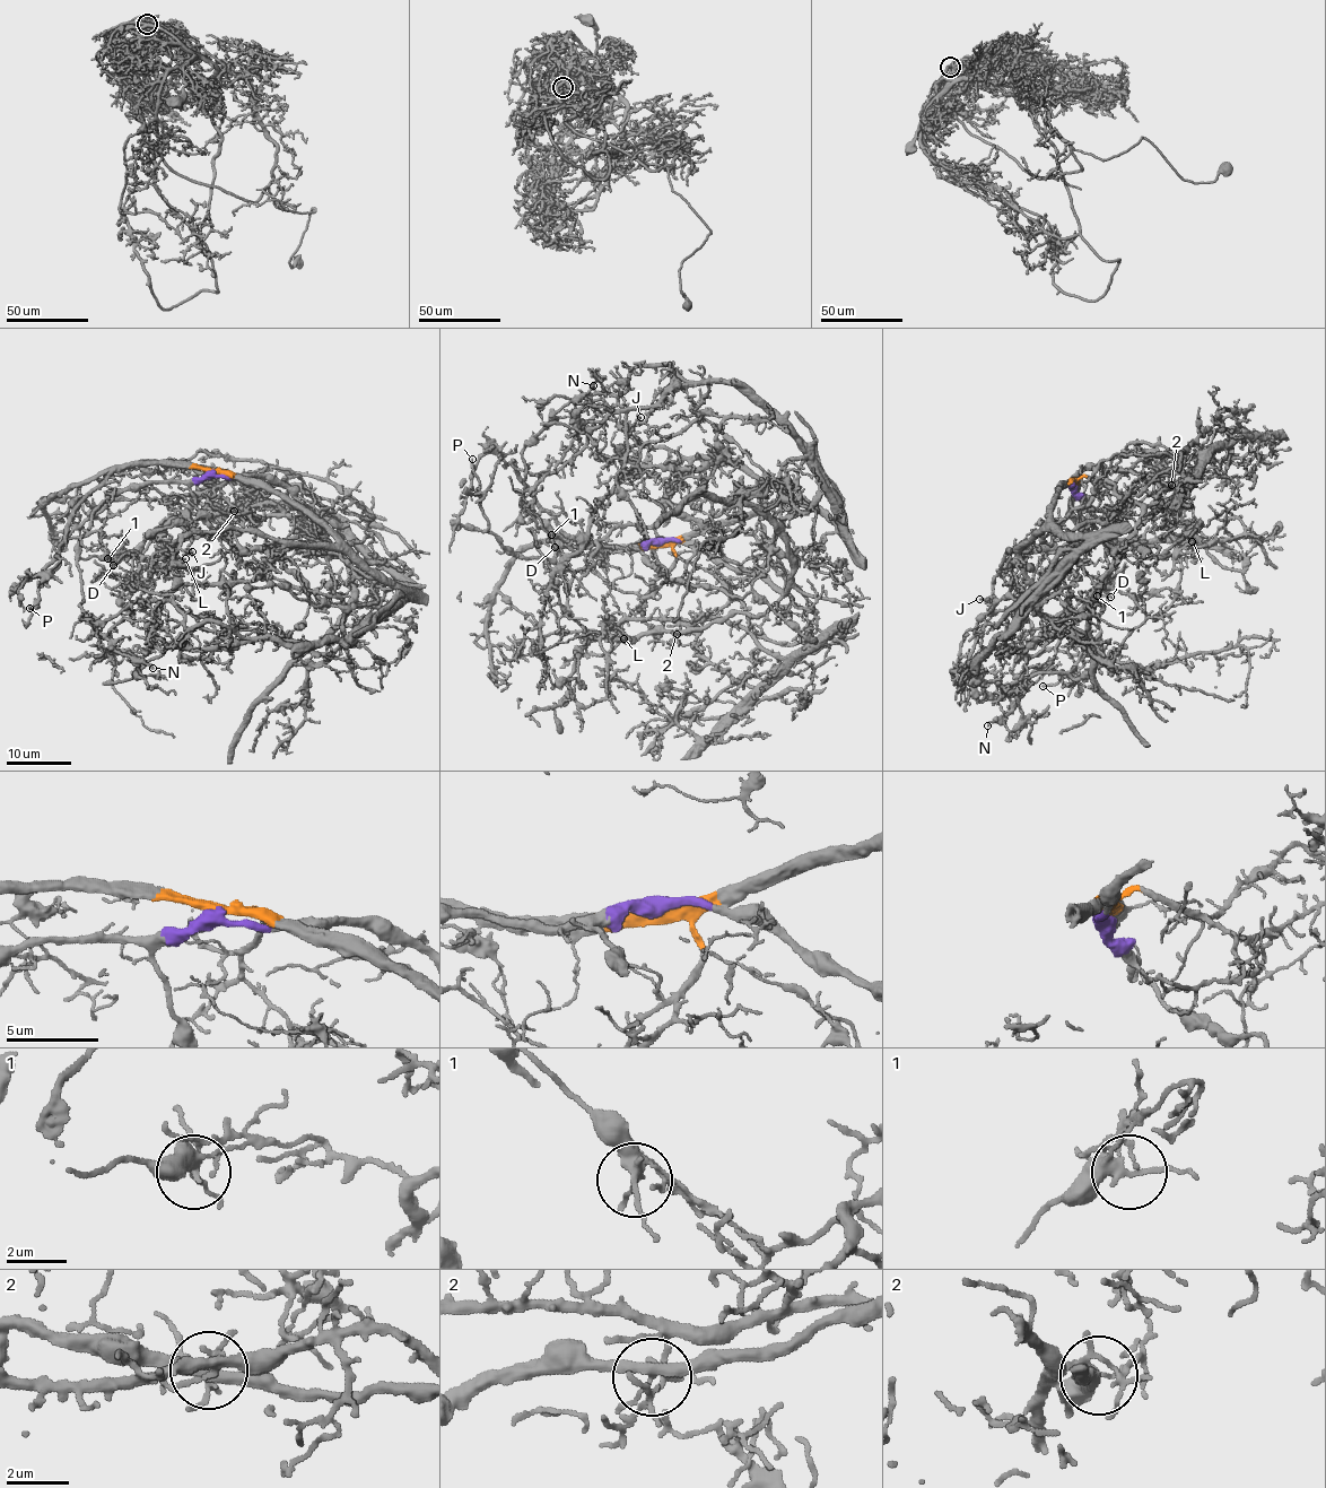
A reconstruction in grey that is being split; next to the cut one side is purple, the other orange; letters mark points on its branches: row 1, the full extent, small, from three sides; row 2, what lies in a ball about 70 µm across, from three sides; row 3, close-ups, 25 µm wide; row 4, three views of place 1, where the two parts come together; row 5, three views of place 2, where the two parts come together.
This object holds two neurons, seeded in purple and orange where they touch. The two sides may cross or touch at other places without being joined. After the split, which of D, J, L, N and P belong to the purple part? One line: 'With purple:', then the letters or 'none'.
With purple: D, N, P

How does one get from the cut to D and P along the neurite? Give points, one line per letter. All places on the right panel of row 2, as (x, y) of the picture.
D: (1072, 483), (1083, 507), (1084, 528), (1075, 548), (1078, 564), (1067, 598), (1069, 612), (1090, 597), (1110, 597)
P: (1072, 483), (1087, 528), (1102, 541), (1105, 608), (1100, 633), (1076, 667), (1043, 687)

